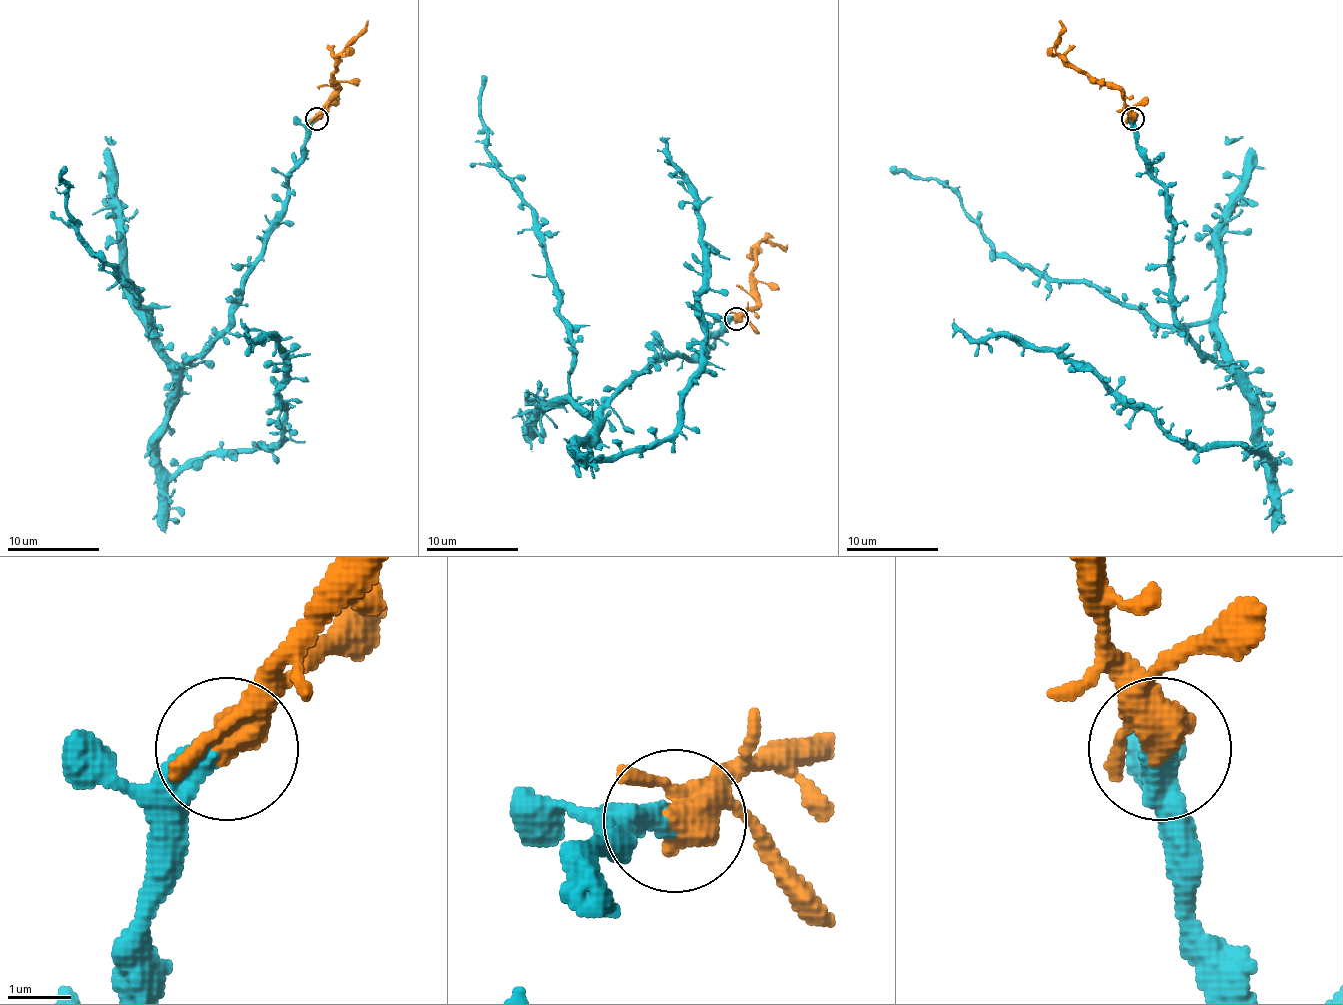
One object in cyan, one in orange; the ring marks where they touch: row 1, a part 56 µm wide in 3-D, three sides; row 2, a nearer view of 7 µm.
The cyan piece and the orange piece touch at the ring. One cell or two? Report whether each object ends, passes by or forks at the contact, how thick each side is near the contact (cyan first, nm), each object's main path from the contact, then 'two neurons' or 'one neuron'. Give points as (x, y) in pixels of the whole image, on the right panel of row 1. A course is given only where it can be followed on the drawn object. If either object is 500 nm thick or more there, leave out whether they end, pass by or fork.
cyan ends there; orange passes by; 400 nm thick on the cyan side, 440 nm on the other; cyan runs (1132, 118), (1164, 190), (1174, 322), (1250, 402), (1271, 474), (1259, 451), (1190, 446), (1090, 370), (954, 319); orange runs (1132, 118), (1125, 95), (1118, 88), (1077, 72), (1056, 51), (1060, 28), (1058, 21); one neuron

